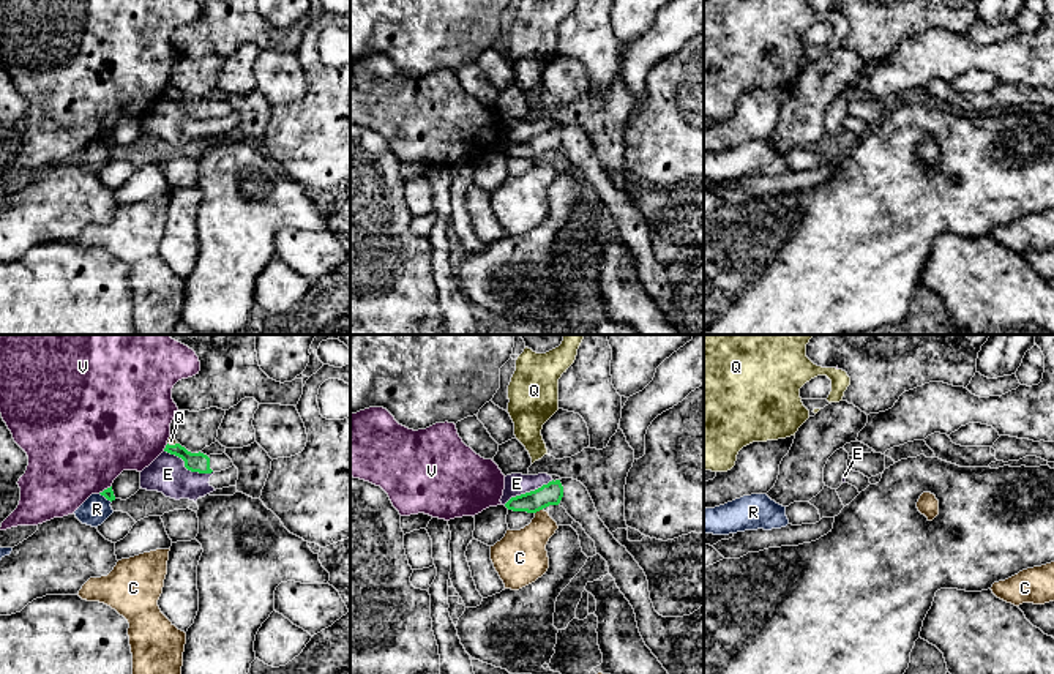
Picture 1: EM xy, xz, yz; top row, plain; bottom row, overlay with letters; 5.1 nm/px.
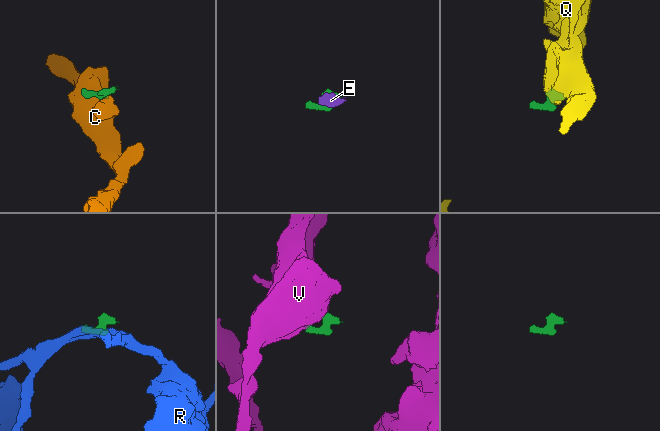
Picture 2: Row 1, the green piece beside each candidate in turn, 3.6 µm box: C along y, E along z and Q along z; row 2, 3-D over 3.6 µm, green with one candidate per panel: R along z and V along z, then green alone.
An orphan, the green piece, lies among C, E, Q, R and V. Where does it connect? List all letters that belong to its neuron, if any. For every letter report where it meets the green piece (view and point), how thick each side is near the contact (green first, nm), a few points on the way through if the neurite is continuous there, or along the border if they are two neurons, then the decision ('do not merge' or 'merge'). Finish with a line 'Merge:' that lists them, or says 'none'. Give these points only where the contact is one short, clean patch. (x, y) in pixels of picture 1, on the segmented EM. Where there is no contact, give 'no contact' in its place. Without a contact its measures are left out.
C: contact xz (538, 510); calibres 110 and 260 nm; border xz (541, 509), (535, 513); do not merge
E: contact xy (186, 468); calibres 100 and 190 nm; border xy (164, 450), (177, 455), (191, 471), (212, 472); do not merge
Q: contact xy (172, 445); calibres 100 and 40 nm; border xy (168, 442), (177, 444); do not merge
R: contact xy (106, 498); calibres 50 and 150 nm; border xy (100, 493), (111, 502); do not merge
V: contact xy (166, 447); calibres 100 and 480 nm; do not merge
Merge: none

